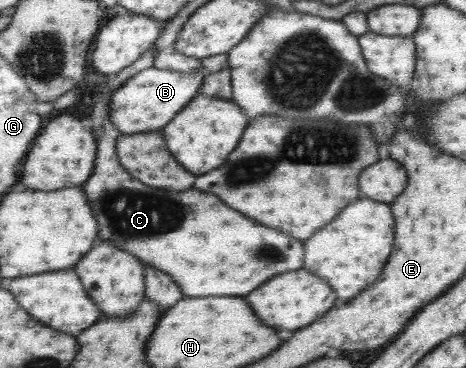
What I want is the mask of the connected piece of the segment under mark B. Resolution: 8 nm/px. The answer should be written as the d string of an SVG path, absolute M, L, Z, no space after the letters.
M153 67L133 75L111 99L111 119L122 134L147 133L166 128L199 93L205 72L175 72Z

